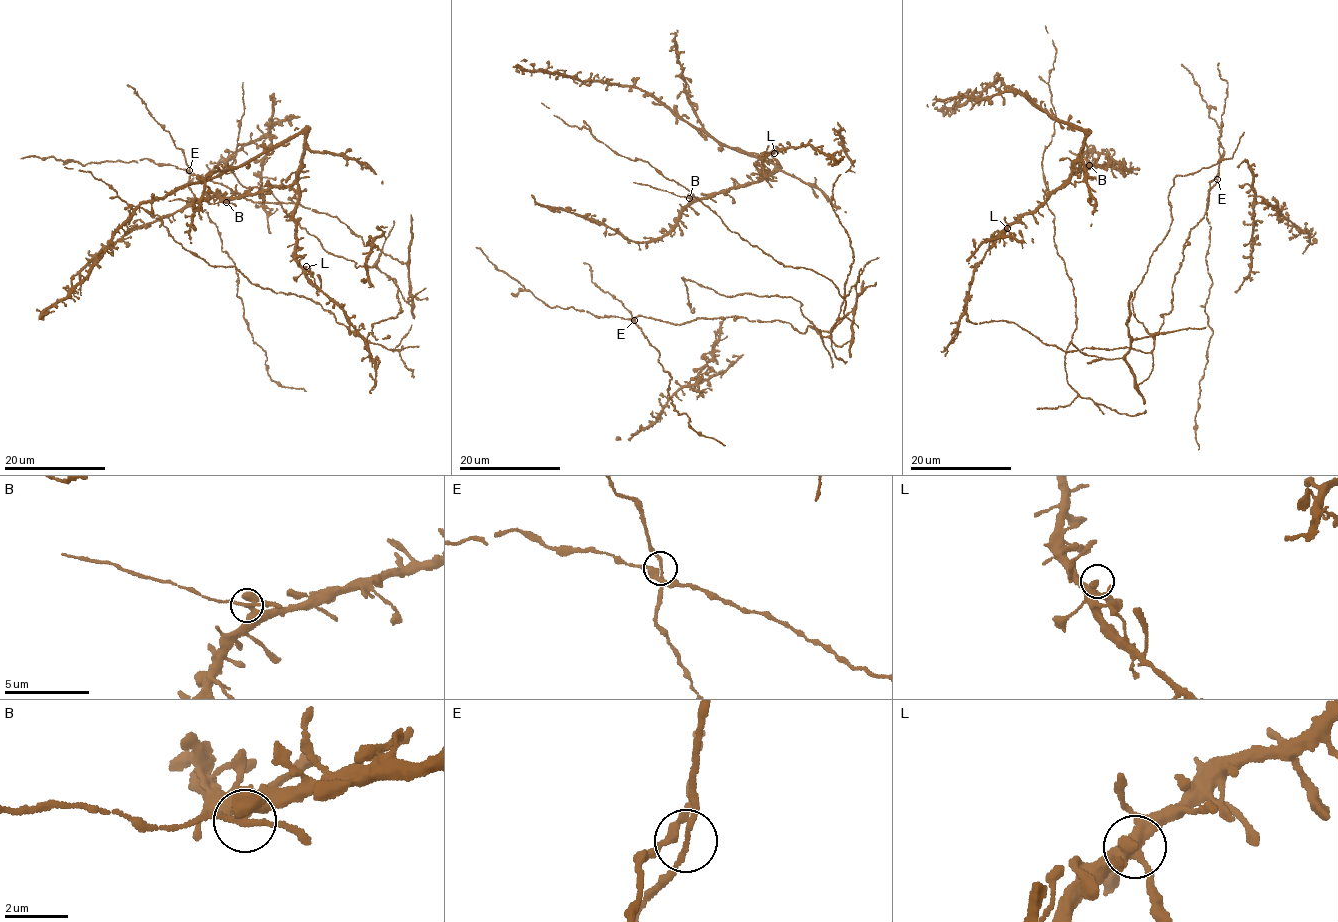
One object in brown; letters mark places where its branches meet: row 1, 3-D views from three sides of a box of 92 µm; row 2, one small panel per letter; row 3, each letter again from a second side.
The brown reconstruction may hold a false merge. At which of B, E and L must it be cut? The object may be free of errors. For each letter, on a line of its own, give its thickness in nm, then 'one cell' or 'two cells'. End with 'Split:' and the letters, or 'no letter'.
B: 240 nm | two cells
E: 190 nm | one cell
L: 260 nm | one cell
Split: B

